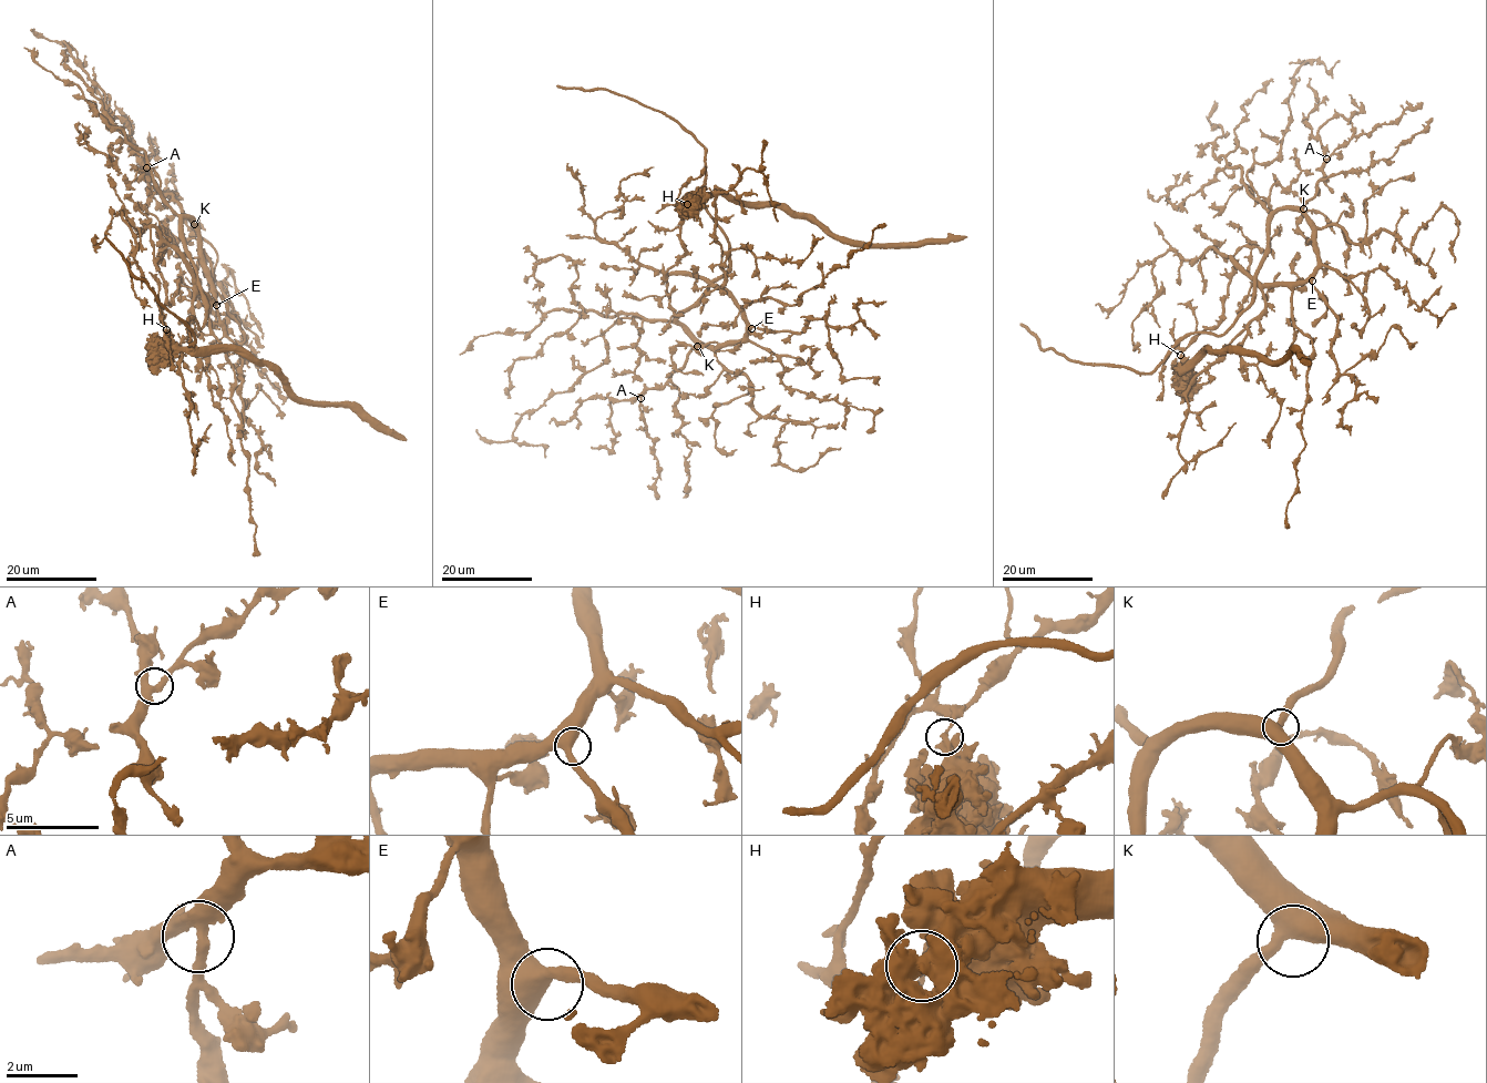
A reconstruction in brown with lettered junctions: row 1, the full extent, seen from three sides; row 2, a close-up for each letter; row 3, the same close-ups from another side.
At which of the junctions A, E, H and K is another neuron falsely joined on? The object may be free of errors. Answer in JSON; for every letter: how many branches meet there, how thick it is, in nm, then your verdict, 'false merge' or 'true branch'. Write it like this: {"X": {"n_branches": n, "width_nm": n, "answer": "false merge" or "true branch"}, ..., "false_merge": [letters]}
{"A": {"n_branches": 3, "width_nm": 340, "answer": "true branch"}, "E": {"n_branches": 2, "width_nm": 550, "answer": "true branch"}, "H": {"n_branches": 2, "width_nm": 360, "answer": "false merge"}, "K": {"n_branches": 2, "width_nm": 550, "answer": "true branch"}, "false_merge": ["H"]}

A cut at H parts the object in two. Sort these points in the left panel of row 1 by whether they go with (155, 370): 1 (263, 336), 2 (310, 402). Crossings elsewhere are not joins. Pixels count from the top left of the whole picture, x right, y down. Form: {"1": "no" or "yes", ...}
{"1": "no", "2": "yes"}

